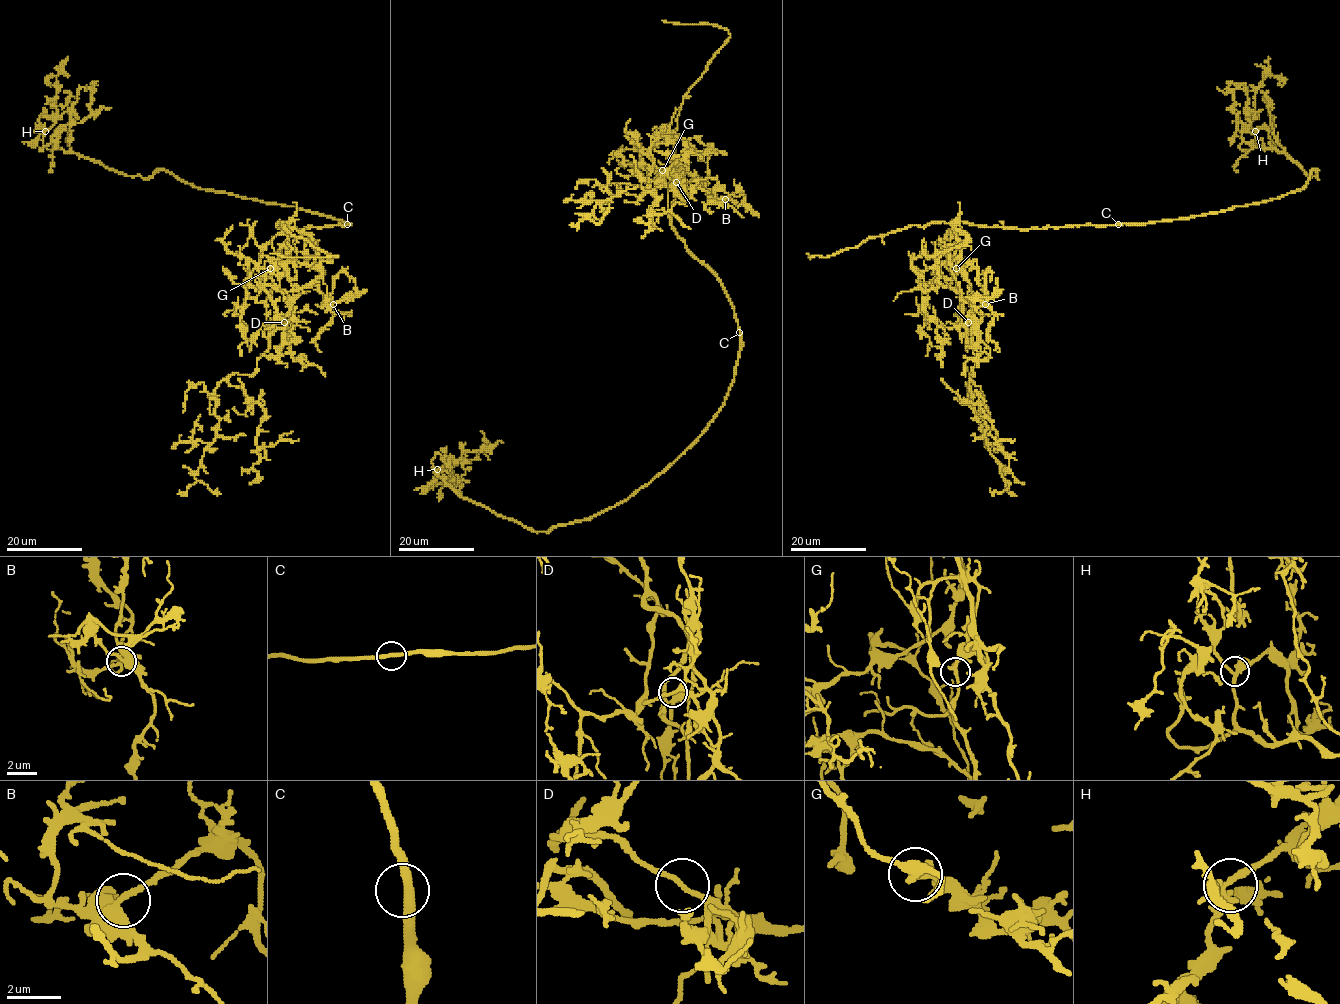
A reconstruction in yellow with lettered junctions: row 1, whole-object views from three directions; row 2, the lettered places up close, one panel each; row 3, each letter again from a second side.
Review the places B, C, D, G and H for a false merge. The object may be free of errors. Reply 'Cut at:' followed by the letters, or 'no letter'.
Cut at: G

